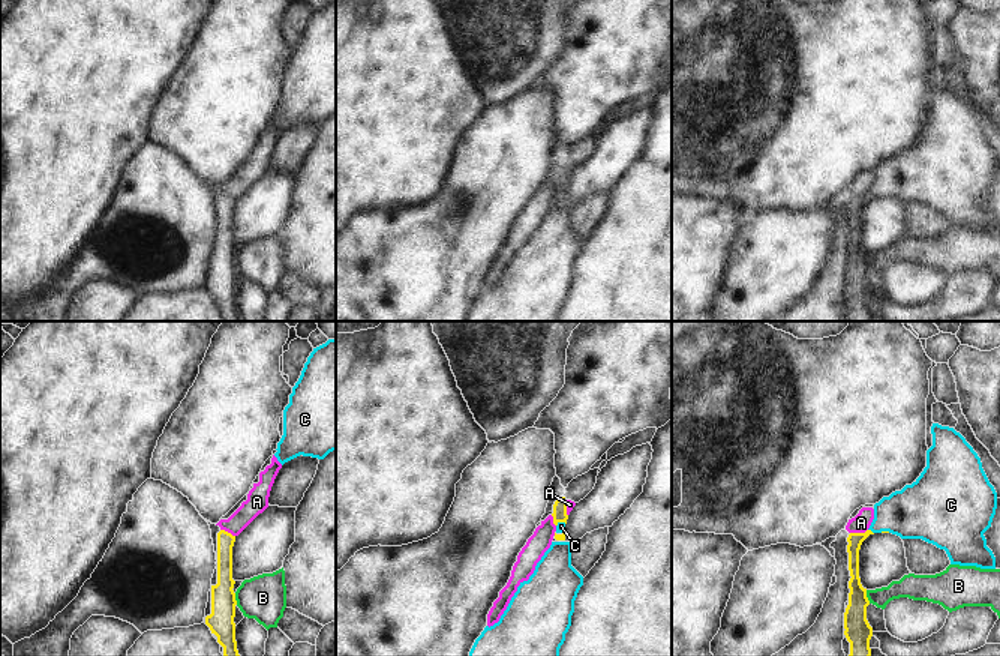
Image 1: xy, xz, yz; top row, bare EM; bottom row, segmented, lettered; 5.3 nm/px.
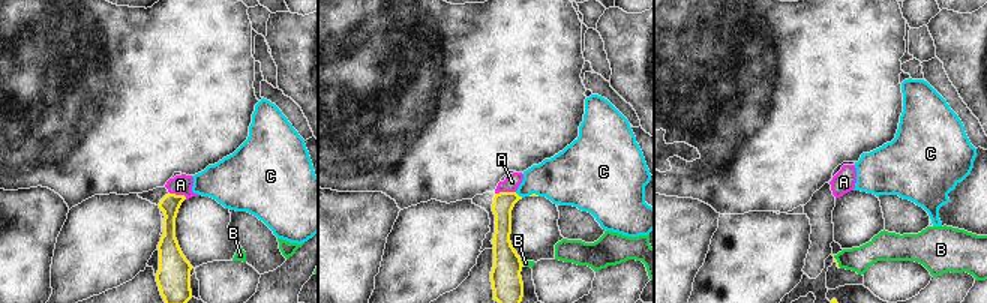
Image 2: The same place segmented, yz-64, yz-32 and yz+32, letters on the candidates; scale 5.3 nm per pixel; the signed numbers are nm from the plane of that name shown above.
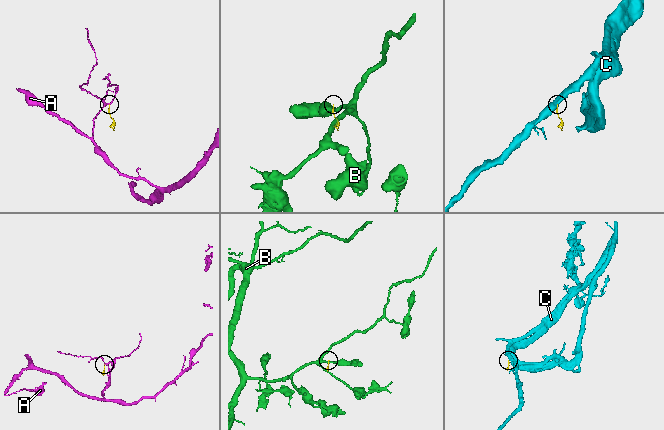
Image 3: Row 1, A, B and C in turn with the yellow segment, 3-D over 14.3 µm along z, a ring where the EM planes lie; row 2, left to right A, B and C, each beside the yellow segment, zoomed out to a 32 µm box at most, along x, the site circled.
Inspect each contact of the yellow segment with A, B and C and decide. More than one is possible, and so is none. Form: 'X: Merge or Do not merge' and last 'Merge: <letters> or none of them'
A: Do not merge
B: Do not merge
C: Merge
Merge: C

